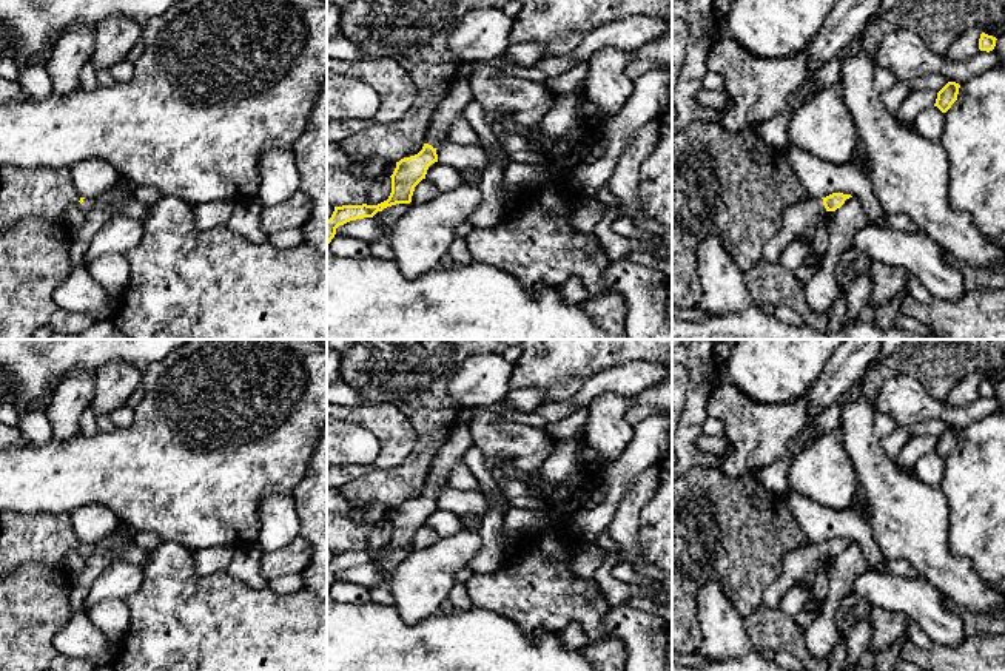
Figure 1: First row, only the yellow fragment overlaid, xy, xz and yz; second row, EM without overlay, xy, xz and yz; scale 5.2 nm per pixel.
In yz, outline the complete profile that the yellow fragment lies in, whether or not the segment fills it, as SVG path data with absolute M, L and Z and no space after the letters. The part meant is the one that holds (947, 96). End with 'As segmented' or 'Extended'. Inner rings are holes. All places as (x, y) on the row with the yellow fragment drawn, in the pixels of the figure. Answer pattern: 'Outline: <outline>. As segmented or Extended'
Outline: M948 82L939 93L934 106L942 113L946 113L951 105L957 100L960 85L956 82Z. As segmented

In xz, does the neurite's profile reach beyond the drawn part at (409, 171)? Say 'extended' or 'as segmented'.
extended

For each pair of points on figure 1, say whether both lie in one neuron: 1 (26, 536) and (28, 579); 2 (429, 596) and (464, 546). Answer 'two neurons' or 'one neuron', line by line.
1: two neurons
2: one neuron

